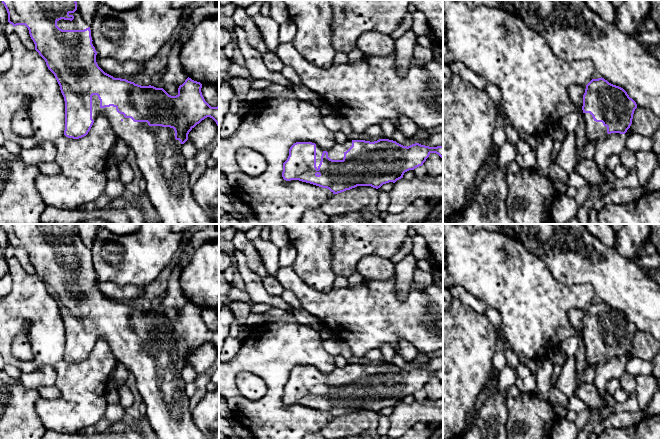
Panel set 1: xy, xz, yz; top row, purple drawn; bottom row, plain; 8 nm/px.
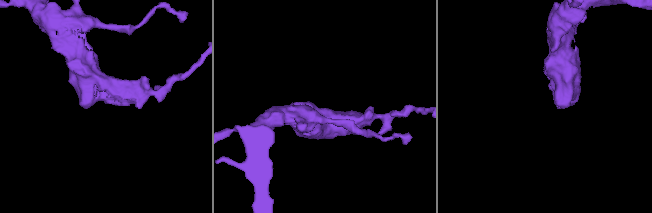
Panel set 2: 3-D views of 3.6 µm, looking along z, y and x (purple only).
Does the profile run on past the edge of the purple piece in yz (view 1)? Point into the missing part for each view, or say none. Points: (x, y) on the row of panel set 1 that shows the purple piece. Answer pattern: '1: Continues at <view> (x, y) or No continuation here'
1: Continues at yz (594, 131)

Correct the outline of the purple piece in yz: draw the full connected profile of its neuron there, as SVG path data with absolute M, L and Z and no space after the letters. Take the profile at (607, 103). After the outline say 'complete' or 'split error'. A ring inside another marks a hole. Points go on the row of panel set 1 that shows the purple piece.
M604 78L592 79L583 95L585 135L597 142L611 133L625 134L632 124L636 102Z; split error

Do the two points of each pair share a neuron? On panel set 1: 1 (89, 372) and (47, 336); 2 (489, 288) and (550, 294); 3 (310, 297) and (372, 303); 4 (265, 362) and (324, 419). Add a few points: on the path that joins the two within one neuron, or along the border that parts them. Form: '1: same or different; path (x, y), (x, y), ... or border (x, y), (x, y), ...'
1: same; path (75, 372), (70, 372), (49, 350)
2: same; path (504, 288), (521, 288), (526, 293), (535, 293)
3: same; path (325, 303), (357, 303)
4: same; path (274, 384), (274, 401), (292, 419), (302, 419)

